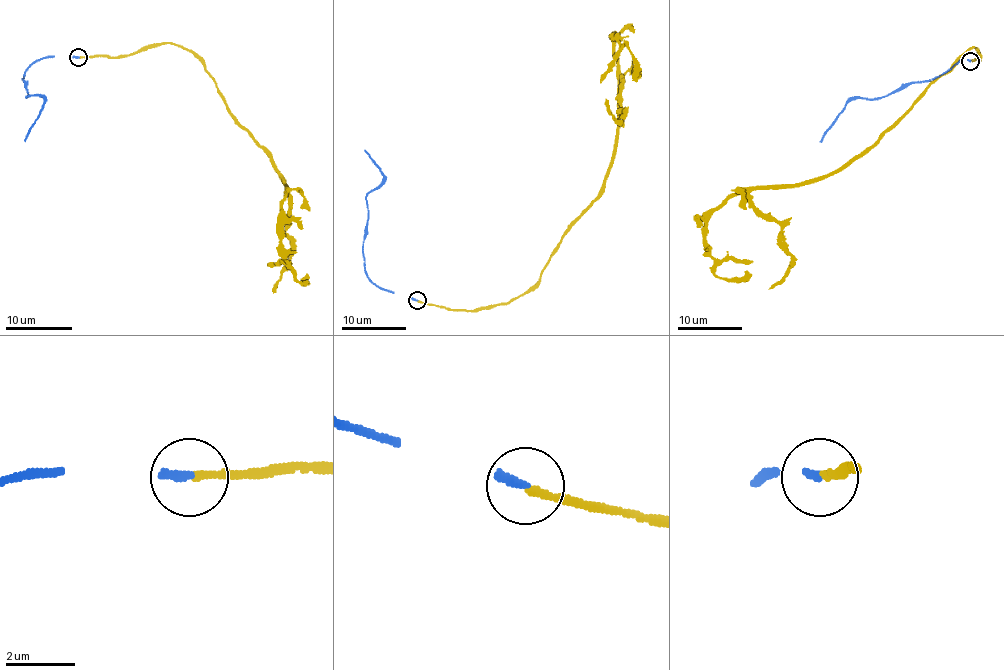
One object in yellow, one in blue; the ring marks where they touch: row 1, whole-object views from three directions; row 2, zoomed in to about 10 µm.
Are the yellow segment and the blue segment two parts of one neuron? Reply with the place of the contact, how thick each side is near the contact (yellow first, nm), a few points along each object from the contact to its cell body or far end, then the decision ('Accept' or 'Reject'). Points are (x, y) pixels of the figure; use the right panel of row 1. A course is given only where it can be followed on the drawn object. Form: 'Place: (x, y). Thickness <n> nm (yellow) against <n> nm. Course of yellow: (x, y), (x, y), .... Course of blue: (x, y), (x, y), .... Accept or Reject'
Place: (970, 61). Thickness 200 nm (yellow) against 240 nm. Course of yellow: (971, 60), (980, 55), (974, 47), (832, 172), (733, 193), (708, 218), (706, 251), (722, 278), (751, 273). Course of blue: (971, 60), (959, 62), (948, 72), (924, 81), (911, 81), (885, 96), (853, 97), (821, 142). Accept

